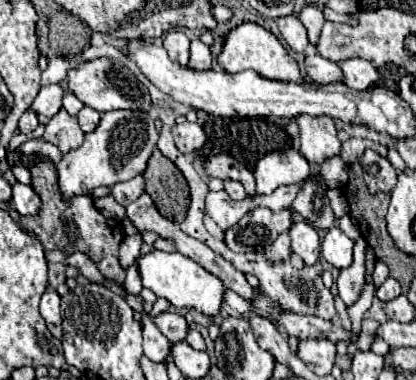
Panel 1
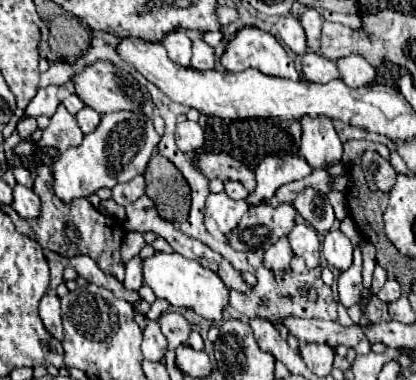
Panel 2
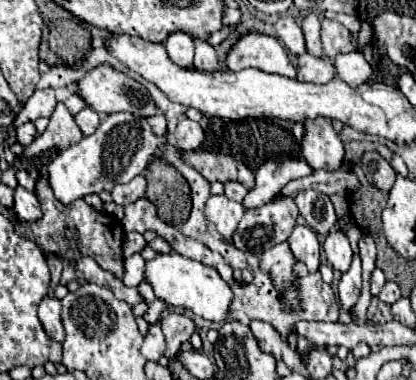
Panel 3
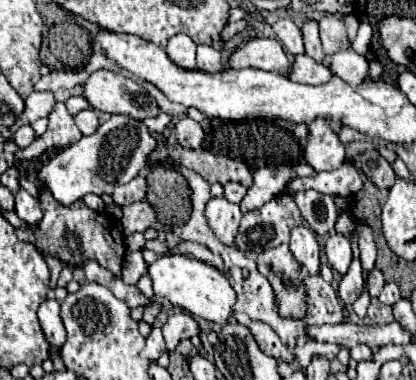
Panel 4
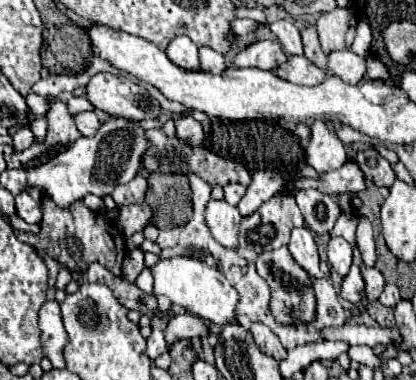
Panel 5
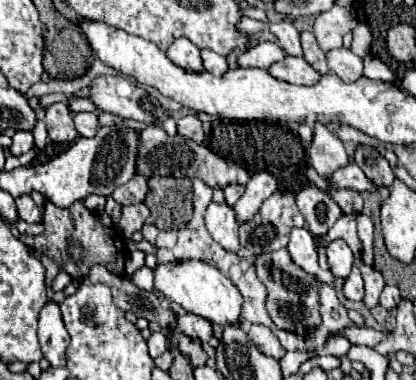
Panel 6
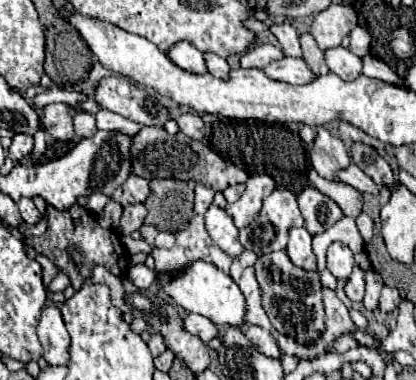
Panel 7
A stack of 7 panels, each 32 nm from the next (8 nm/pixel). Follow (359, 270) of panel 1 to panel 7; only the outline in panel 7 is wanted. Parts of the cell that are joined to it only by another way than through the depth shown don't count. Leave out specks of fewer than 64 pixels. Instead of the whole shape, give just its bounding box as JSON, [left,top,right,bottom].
[344,266,364,302]

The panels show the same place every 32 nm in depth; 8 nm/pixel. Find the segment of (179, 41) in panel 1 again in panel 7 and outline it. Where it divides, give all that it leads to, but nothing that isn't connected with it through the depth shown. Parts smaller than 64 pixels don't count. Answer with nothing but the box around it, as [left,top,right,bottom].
[168,40,206,74]

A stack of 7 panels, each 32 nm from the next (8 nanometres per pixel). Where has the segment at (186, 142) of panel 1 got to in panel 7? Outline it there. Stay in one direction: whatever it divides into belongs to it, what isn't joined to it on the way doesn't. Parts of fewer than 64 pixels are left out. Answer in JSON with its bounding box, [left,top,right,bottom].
[176,112,204,140]

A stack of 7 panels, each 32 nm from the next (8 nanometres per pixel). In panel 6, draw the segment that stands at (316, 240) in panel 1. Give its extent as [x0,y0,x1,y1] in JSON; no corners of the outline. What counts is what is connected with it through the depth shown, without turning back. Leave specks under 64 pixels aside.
[288,228,334,285]

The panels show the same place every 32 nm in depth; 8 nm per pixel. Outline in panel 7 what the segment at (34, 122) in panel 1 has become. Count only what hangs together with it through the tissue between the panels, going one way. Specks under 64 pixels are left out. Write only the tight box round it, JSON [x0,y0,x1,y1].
[8,134,34,160]

